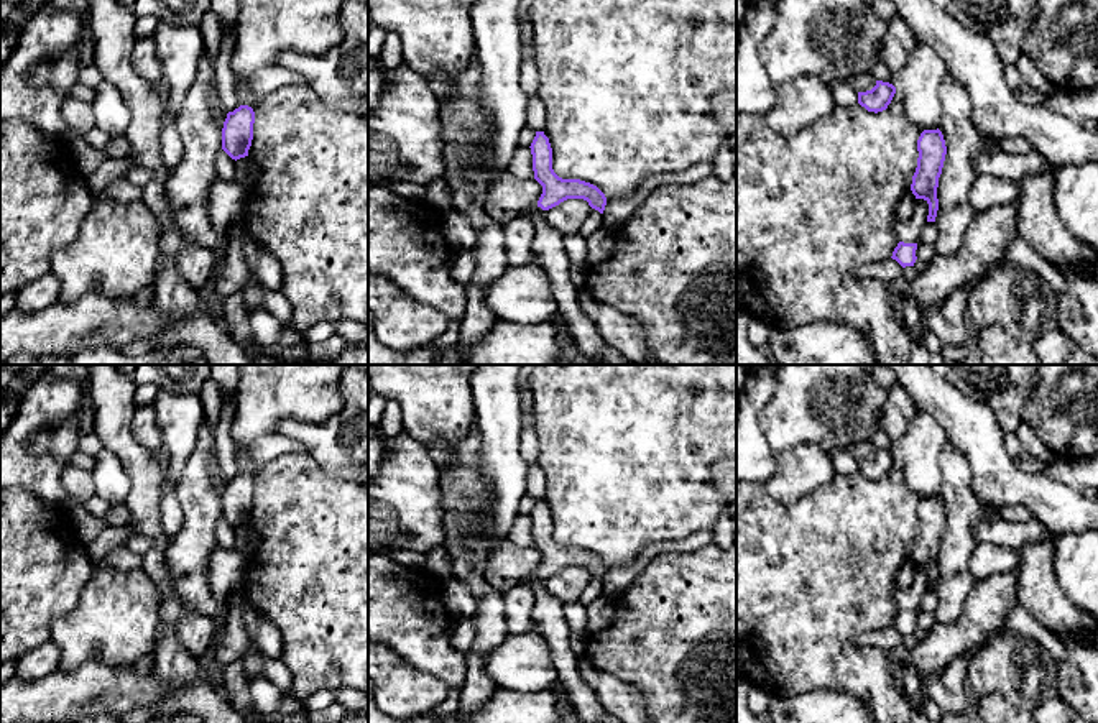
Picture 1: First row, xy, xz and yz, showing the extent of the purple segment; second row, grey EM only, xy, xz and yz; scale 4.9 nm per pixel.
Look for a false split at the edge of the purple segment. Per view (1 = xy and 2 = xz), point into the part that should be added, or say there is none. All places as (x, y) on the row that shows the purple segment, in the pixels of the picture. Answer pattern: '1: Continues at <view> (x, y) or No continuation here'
1: No continuation here
2: Continues at xz (548, 245)

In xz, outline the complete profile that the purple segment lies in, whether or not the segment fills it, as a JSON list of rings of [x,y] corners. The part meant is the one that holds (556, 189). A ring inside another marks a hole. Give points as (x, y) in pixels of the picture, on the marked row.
[[[536,131],[529,148],[533,154],[534,179],[542,186],[537,209],[529,217],[536,230],[533,255],[541,260],[541,266],[551,279],[557,307],[562,312],[575,343],[585,355],[597,357],[607,343],[579,306],[579,288],[570,279],[572,265],[565,255],[561,235],[547,223],[544,212],[567,199],[584,199],[592,209],[603,214],[607,197],[590,182],[562,179],[554,173],[552,148],[544,131]]]

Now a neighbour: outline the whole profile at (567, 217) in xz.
[[[567,199],[559,205],[544,210],[547,223],[561,235],[580,233],[582,223],[592,207],[584,199]]]

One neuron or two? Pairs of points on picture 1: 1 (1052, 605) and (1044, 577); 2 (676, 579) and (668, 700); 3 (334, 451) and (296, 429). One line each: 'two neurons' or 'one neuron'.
1: one neuron
2: one neuron
3: one neuron

